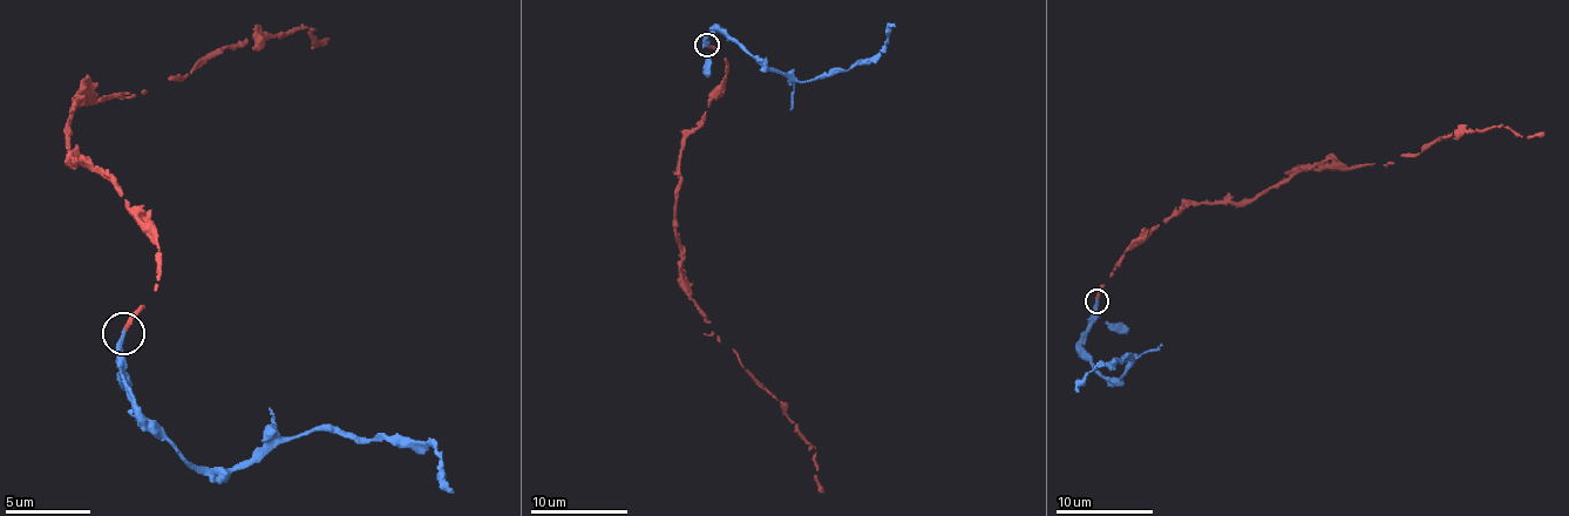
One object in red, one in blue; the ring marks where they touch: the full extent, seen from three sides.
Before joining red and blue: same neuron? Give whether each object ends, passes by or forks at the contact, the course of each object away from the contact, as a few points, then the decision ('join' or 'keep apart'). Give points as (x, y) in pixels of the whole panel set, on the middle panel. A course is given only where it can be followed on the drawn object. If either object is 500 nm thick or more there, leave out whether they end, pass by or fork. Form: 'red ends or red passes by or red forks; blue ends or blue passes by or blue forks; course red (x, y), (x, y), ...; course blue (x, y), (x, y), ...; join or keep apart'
red ends; blue ends; course red (707, 46), (726, 60), (726, 74), (680, 153), (680, 287), (717, 339), (812, 443), (823, 491); course blue (707, 46), (707, 38), (717, 31), (732, 35), (796, 82), (864, 65), (880, 51), (887, 31), (896, 26); join

